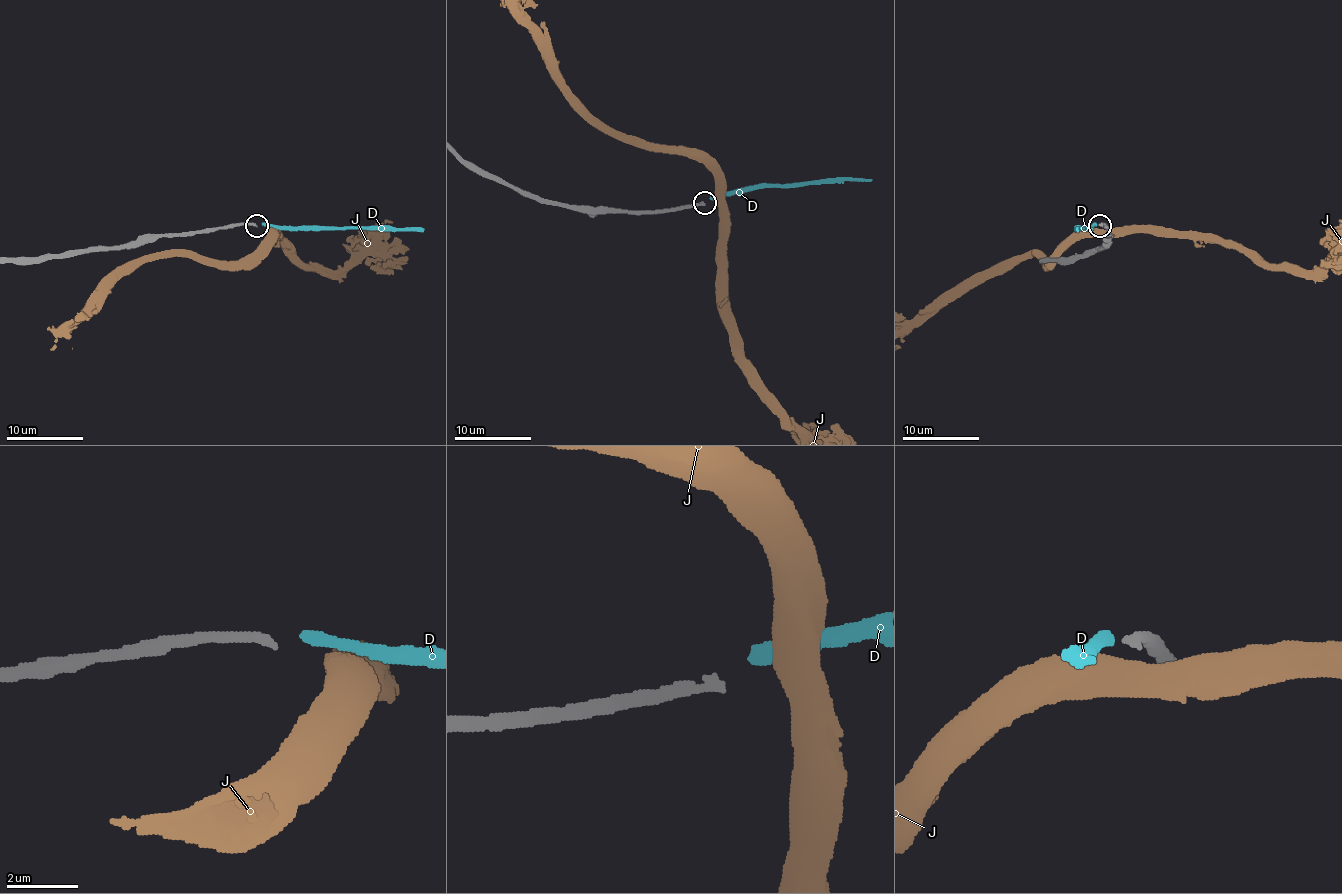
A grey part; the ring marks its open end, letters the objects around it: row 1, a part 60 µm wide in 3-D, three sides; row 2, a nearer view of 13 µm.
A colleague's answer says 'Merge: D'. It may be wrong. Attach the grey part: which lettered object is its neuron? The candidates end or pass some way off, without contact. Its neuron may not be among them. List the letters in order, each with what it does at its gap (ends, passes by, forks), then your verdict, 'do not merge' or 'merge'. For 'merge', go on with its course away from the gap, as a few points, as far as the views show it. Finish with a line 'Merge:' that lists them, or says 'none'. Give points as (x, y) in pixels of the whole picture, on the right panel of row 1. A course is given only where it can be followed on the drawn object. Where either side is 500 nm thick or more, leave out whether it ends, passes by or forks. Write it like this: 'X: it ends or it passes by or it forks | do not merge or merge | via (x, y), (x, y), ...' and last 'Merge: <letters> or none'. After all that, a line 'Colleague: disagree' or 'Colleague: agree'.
D: it ends | do not merge
J: do not merge
Merge: none
Colleague: disagree

